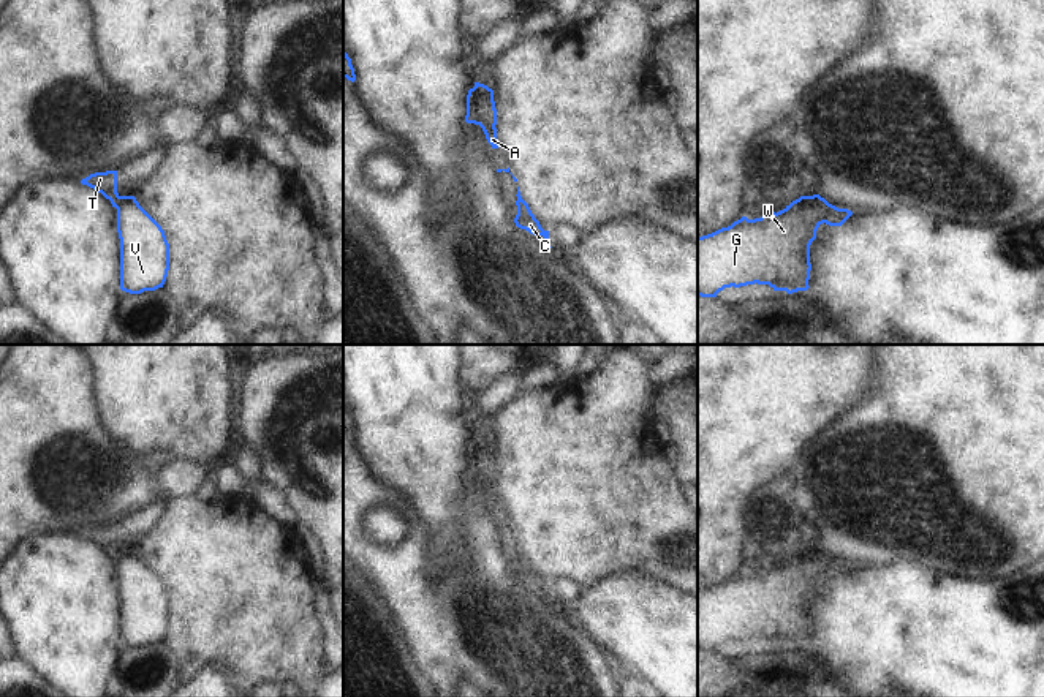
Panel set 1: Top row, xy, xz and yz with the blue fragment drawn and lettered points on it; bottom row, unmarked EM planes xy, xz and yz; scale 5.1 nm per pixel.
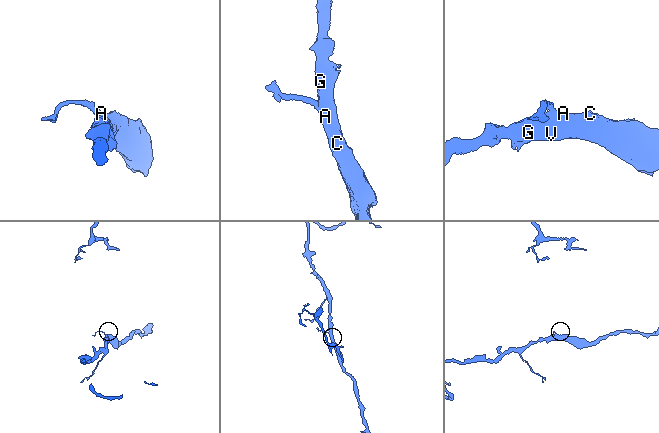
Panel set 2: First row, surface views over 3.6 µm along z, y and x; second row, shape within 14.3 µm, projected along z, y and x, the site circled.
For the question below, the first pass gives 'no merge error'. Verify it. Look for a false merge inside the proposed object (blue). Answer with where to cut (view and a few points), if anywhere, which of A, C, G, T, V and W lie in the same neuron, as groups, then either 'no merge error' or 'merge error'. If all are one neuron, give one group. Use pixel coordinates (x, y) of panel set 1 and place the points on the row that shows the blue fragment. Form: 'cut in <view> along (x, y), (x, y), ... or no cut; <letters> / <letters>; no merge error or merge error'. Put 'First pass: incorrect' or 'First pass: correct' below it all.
cut in xz along (472, 89), (473, 122); A C G V W / T; merge error
First pass: incorrect

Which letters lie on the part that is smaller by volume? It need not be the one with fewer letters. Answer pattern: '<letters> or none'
T

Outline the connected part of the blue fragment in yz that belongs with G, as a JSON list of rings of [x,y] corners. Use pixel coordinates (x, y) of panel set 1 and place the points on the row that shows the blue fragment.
[[[819,194],[800,196],[780,212],[748,220],[742,217],[728,228],[721,228],[712,234],[698,237],[698,296],[717,297],[724,288],[740,288],[747,284],[769,284],[774,291],[786,291],[788,294],[807,291],[810,280],[810,245],[816,239],[818,228],[826,223],[829,226],[842,226],[853,215],[848,209],[838,209],[829,204]]]

